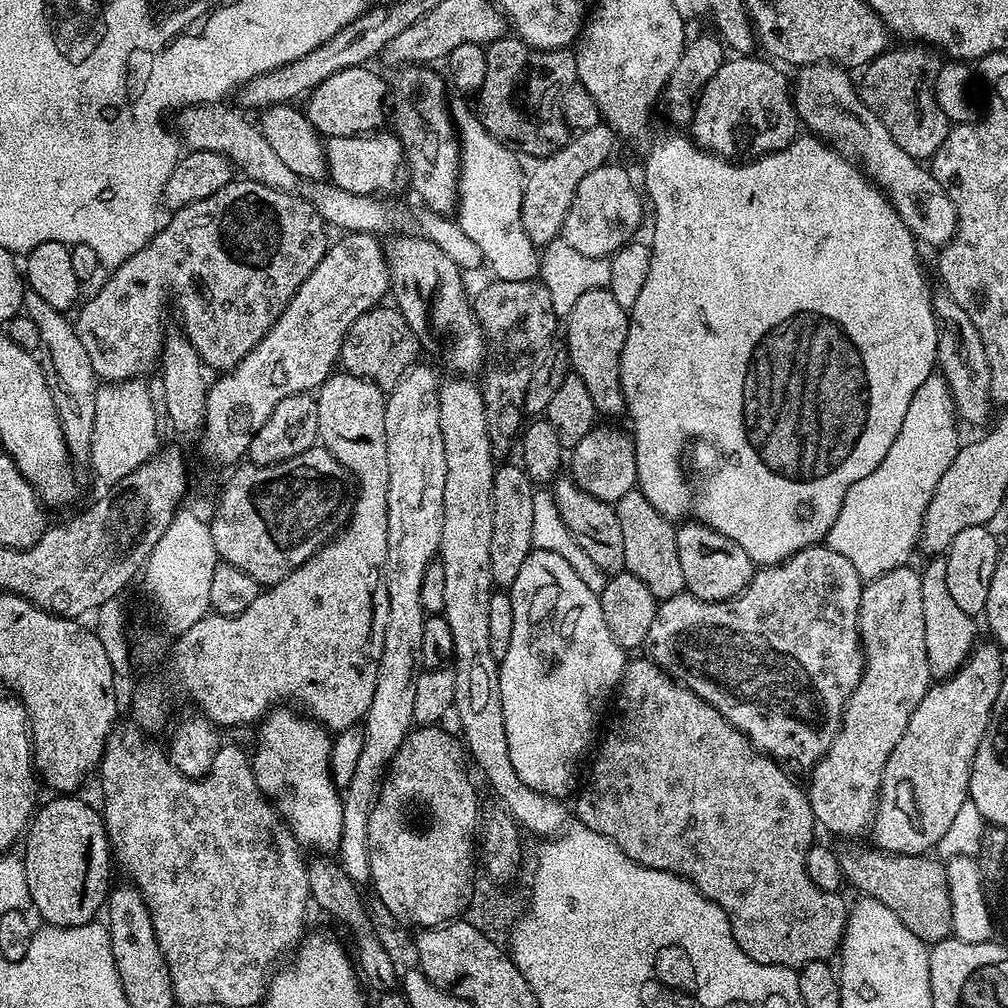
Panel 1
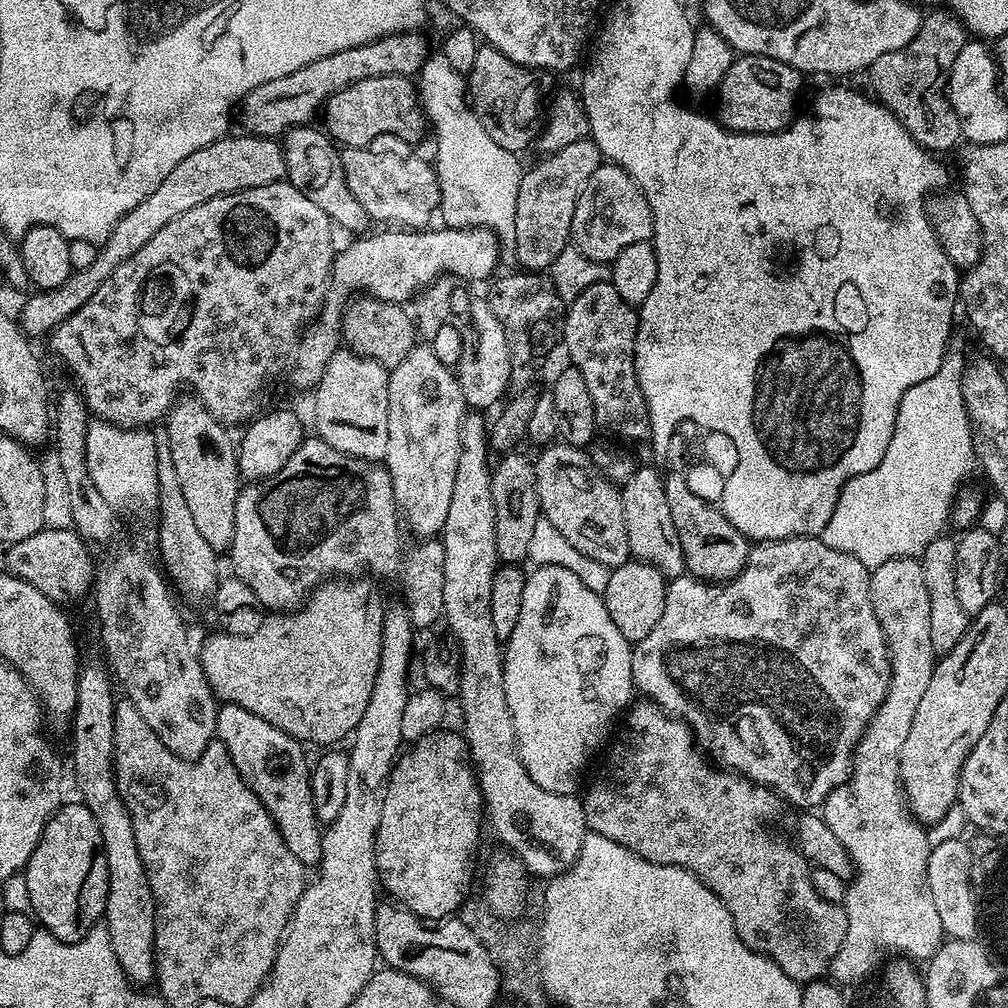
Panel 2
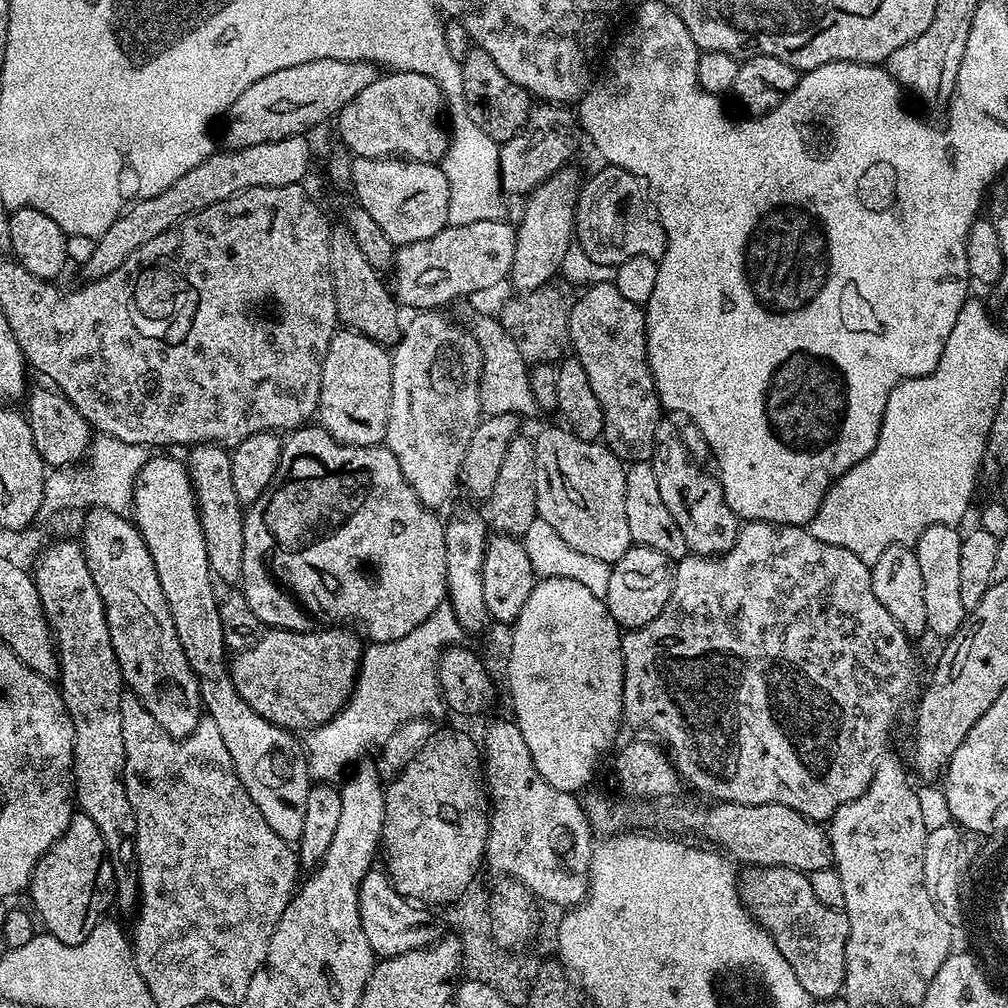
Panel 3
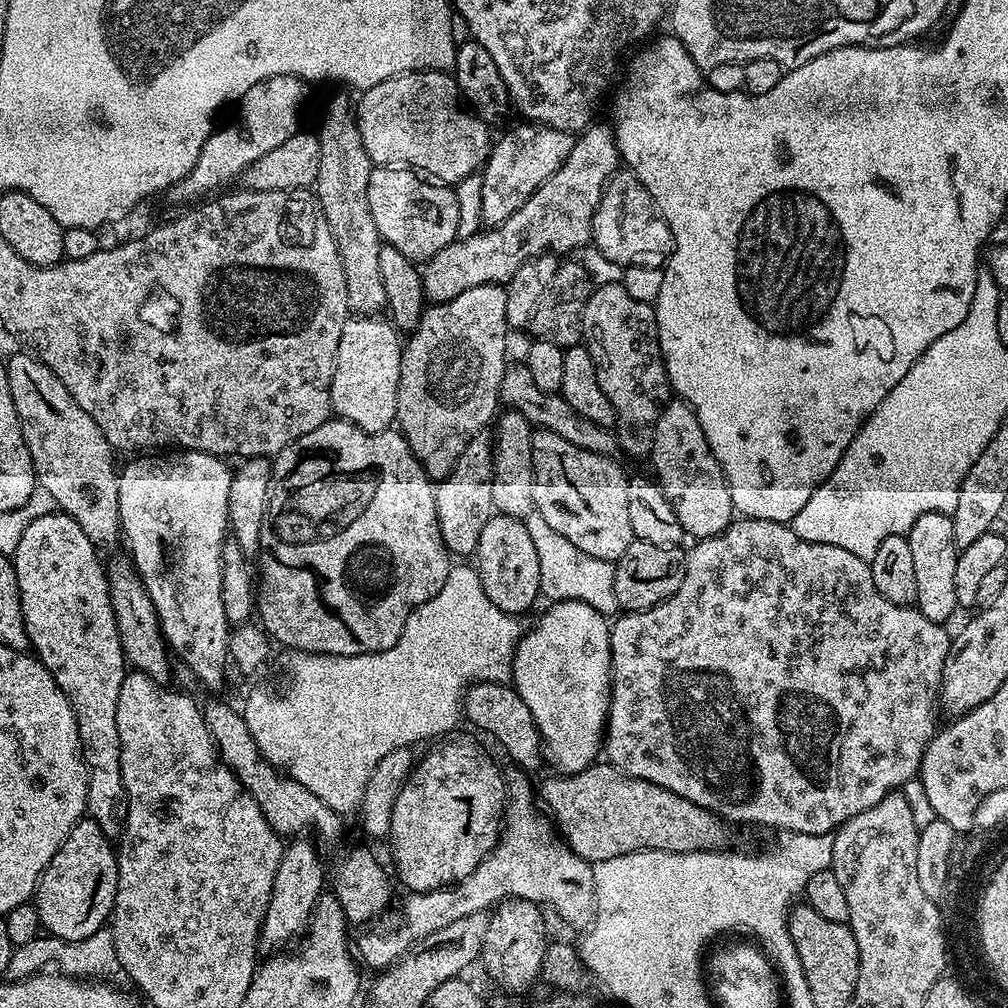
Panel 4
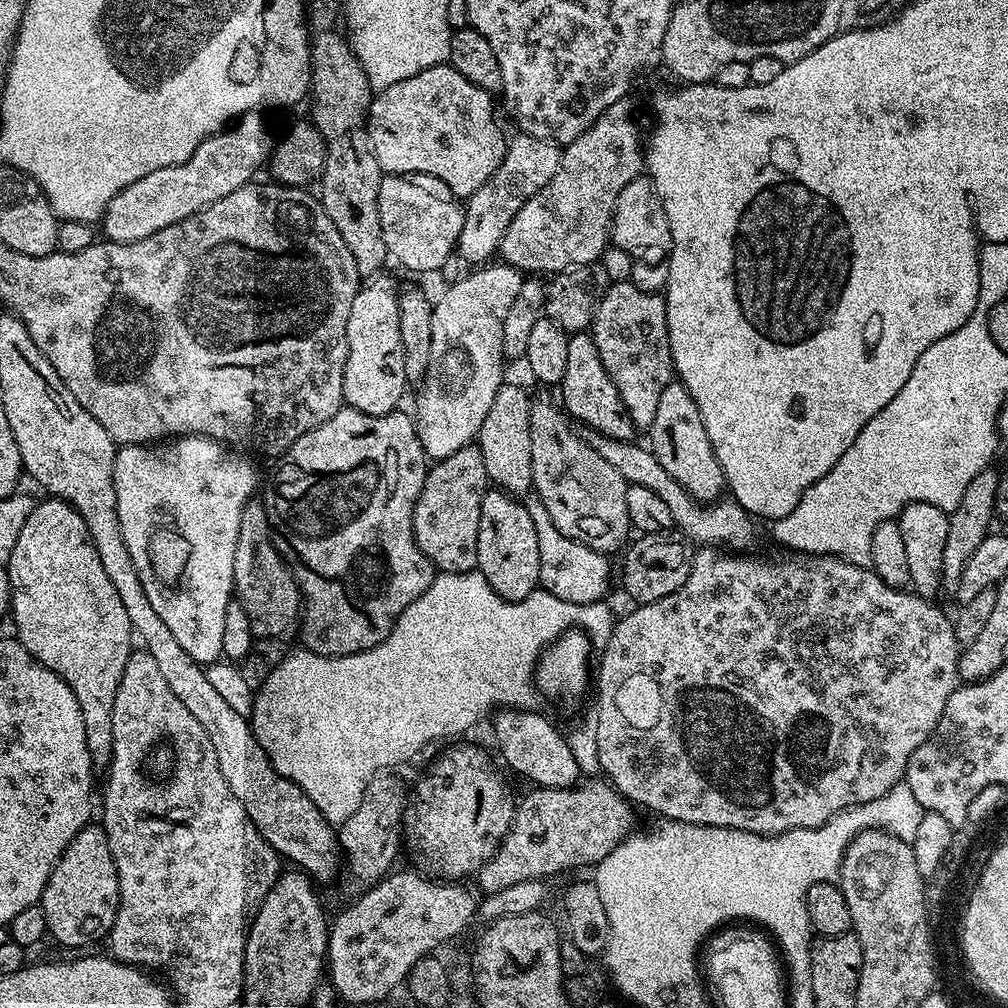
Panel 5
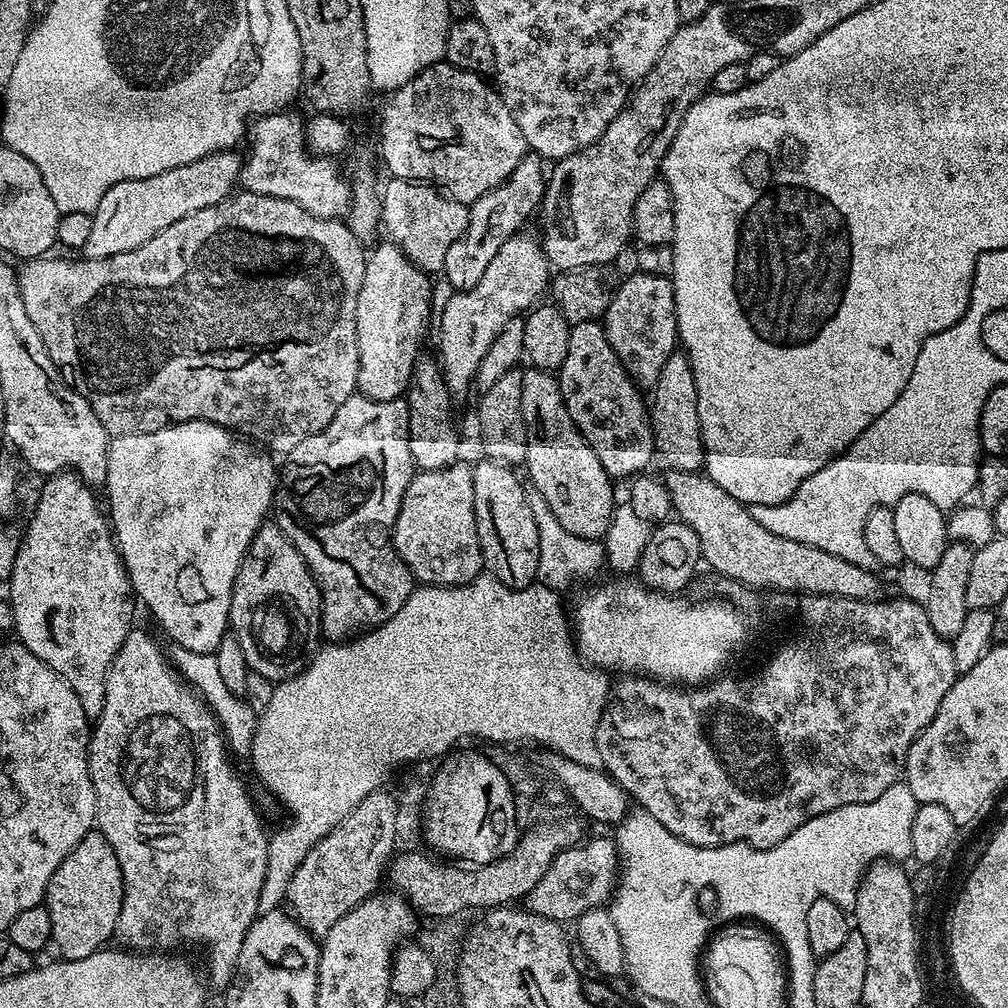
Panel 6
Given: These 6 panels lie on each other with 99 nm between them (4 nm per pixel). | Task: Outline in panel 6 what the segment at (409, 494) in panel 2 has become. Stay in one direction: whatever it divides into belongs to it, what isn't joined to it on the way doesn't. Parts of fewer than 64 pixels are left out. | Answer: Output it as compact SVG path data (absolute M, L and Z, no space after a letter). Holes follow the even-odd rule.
M517 234L502 242L498 254L490 258L490 266L486 266L486 274L482 274L478 286L452 294L440 312L438 363L453 397L459 398L468 387L473 387L476 371L482 358L486 358L486 350L490 350L490 342L498 338L506 322L527 313L549 287L550 265L544 257L541 241L524 235Z

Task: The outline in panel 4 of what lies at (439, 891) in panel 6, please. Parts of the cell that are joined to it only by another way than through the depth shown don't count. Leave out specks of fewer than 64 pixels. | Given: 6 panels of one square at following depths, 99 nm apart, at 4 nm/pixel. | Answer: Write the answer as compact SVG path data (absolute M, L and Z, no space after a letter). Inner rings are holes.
M597 762L581 772L556 774L553 777L541 788L539 785L539 799L547 815L554 821L567 851L578 854L593 866L631 852L715 852L729 847L729 825L719 816L702 806L694 806L694 802L662 786L654 786L654 782L627 776L610 763Z

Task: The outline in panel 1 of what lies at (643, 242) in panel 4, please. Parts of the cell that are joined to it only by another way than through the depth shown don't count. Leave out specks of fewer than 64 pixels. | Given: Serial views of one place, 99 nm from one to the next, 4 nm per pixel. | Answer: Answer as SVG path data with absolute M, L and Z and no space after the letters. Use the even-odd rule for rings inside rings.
M609 162L598 166L598 170L590 170L590 174L578 182L578 190L574 190L560 236L581 254L611 257L637 235L635 232L644 220L646 204L641 189L637 181L636 184L632 181L631 174L616 163Z

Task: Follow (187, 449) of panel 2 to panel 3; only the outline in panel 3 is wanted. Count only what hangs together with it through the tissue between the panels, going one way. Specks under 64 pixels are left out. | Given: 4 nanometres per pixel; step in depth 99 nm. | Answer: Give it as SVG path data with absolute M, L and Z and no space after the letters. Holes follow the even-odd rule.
M198 444L186 456L188 477L192 479L192 492L196 496L196 509L200 512L202 538L206 538L208 568L217 581L228 586L240 584L242 578L242 530L245 509L238 494L234 494L234 481L230 479L231 455L215 444Z

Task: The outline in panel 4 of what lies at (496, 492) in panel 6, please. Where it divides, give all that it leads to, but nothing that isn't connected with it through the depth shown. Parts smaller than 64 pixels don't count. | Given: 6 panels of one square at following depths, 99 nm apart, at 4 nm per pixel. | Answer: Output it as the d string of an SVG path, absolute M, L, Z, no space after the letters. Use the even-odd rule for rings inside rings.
M493 514L478 538L474 564L480 574L482 590L486 590L486 598L490 598L498 610L519 617L520 612L526 611L538 600L538 554L534 551L534 541L530 538L530 530L525 521L513 516Z

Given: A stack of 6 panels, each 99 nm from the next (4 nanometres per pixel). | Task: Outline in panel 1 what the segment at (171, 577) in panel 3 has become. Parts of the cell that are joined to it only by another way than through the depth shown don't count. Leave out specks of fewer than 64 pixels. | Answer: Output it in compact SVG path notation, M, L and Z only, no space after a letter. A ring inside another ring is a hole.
M316 854L307 861L308 870L308 895L311 903L316 904L324 912L329 912L332 916L337 916L346 927L352 931L352 938L356 942L355 957L358 959L358 968L362 973L363 979L368 980L380 990L392 990L398 984L398 972L396 976L396 964L392 961L392 956L388 953L386 945L380 941L380 936L376 933L376 928L372 925L372 916L368 913L368 908L364 905L364 900L360 897L357 883L345 874L333 859L325 858L323 855Z

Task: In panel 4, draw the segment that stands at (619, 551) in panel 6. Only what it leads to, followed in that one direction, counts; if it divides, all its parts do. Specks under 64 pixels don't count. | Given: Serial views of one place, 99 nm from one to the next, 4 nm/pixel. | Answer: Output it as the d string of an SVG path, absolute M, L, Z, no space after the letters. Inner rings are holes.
M533 514L526 521L530 530L530 538L534 541L534 551L538 554L538 578L540 579L540 596L548 602L573 600L586 602L586 606L594 606L598 614L606 618L617 615L620 604L614 592L616 565L611 560L594 558L594 554L586 554L586 550L578 550L574 542L562 538L558 530L546 523L546 518Z

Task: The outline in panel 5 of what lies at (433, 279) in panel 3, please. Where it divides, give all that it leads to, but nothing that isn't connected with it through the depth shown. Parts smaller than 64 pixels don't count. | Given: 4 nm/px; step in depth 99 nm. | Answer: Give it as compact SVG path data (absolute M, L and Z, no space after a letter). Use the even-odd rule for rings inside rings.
M627 99L614 102L614 106L607 108L591 128L563 145L554 178L550 178L550 182L546 182L546 186L528 199L518 214L514 214L514 222L510 222L500 243L498 256L503 263L520 269L524 274L555 274L578 264L594 264L601 259L610 244L614 202L618 202L622 186L645 171L642 132L640 136L640 128L631 116L632 108L628 103Z

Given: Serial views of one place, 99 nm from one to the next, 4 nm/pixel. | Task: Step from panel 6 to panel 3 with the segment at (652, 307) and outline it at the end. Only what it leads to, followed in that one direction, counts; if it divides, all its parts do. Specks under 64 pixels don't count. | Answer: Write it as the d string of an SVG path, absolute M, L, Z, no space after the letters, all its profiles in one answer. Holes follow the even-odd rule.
M615 283L585 287L572 302L568 343L575 359L582 362L586 378L590 378L590 387L594 390L594 398L598 398L598 406L602 406L603 443L625 465L649 463L656 449L656 431L662 419L662 409L646 350L644 308L620 294Z

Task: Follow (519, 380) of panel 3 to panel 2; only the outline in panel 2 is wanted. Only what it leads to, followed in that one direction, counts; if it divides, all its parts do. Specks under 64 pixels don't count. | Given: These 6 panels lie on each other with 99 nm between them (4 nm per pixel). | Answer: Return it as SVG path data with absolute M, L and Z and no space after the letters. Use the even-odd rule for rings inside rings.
M439 276L415 297L414 323L421 337L436 336L444 327L456 331L460 339L460 357L454 363L454 371L465 405L472 410L495 409L512 384L513 358L504 325L490 310L487 299L480 297L479 300L468 288L471 287L457 276Z

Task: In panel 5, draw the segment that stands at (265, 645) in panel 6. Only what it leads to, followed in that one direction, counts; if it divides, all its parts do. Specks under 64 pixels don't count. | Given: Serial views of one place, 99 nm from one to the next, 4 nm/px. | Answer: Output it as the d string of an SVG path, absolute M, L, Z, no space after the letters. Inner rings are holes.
M260 498L249 500L242 510L242 523L238 526L238 546L234 546L235 599L239 600L246 618L250 618L253 637L269 636L276 640L287 632L295 633L302 616L300 585L292 576L287 560L272 542L272 523Z

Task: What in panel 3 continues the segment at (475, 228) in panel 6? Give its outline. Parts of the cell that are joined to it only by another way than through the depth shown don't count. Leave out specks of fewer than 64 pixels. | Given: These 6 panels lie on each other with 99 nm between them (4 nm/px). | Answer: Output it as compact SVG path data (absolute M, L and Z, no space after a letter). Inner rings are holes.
M547 102L533 107L532 115L524 123L522 131L500 144L501 189L509 197L527 197L546 178L571 161L568 159L580 148L580 136L582 140L580 118L571 107Z

